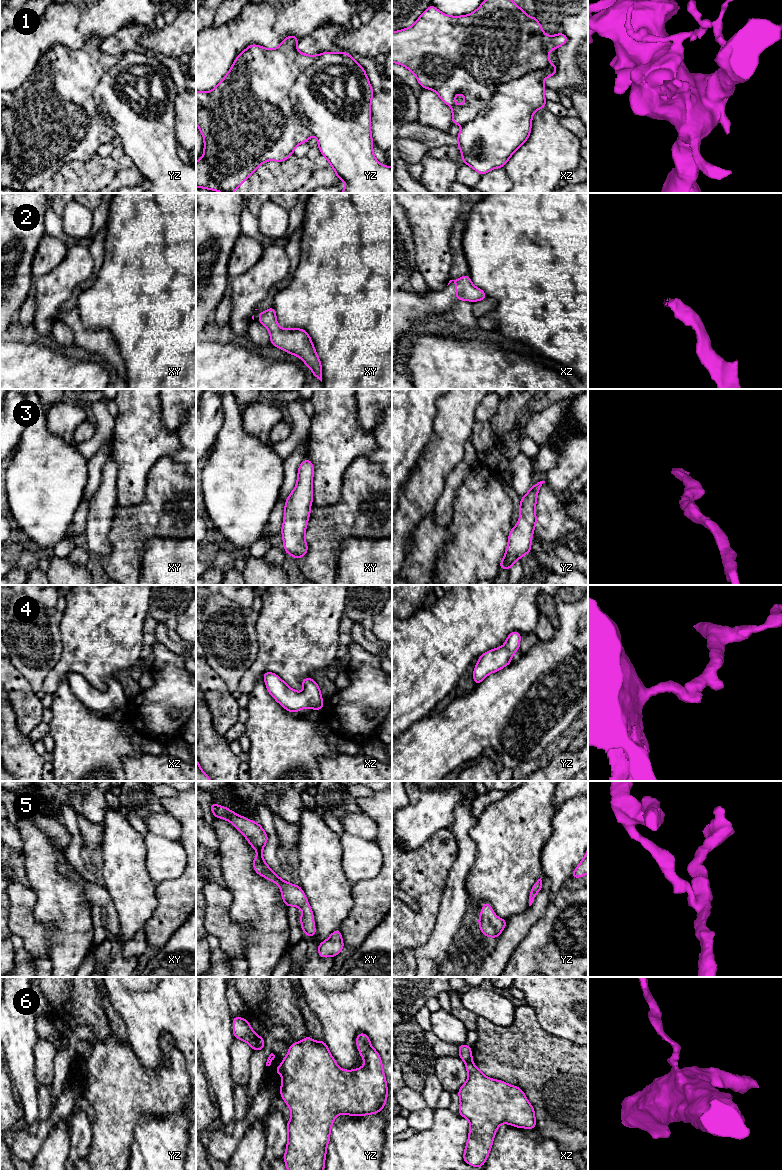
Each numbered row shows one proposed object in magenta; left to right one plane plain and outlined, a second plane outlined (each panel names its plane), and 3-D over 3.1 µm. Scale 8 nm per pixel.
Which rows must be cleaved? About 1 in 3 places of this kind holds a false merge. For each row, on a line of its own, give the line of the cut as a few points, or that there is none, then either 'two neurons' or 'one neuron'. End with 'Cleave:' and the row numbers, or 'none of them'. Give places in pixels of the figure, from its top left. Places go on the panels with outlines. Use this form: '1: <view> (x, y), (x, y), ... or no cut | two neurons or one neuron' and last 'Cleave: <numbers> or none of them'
1: xz (549, 63), (501, 84), (489, 103), (473, 118), (462, 125) | two neurons
2: no cut | one neuron
3: no cut | one neuron
4: no cut | one neuron
5: no cut | one neuron
6: xz (472, 1061), (466, 1063) | two neurons
Cleave: 1, 6

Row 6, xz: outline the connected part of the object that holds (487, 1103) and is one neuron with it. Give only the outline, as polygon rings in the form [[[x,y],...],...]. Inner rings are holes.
[[[473,1062],[465,1064],[468,1080],[457,1091],[459,1115],[470,1122],[463,1160],[483,1167],[498,1127],[503,1123],[535,1129],[535,1111],[524,1092],[500,1080],[485,1076]]]

